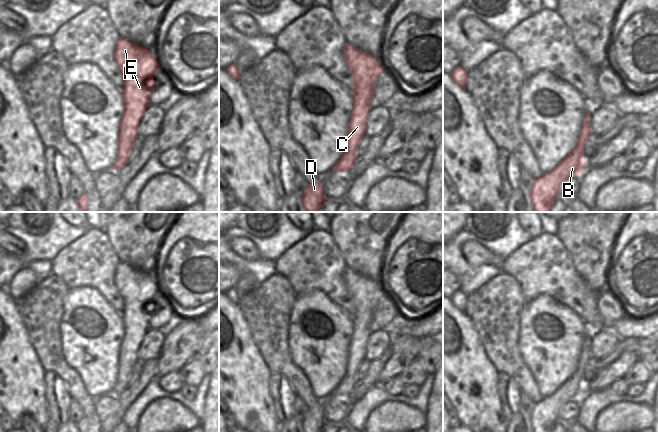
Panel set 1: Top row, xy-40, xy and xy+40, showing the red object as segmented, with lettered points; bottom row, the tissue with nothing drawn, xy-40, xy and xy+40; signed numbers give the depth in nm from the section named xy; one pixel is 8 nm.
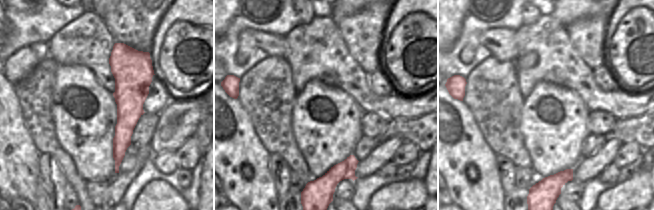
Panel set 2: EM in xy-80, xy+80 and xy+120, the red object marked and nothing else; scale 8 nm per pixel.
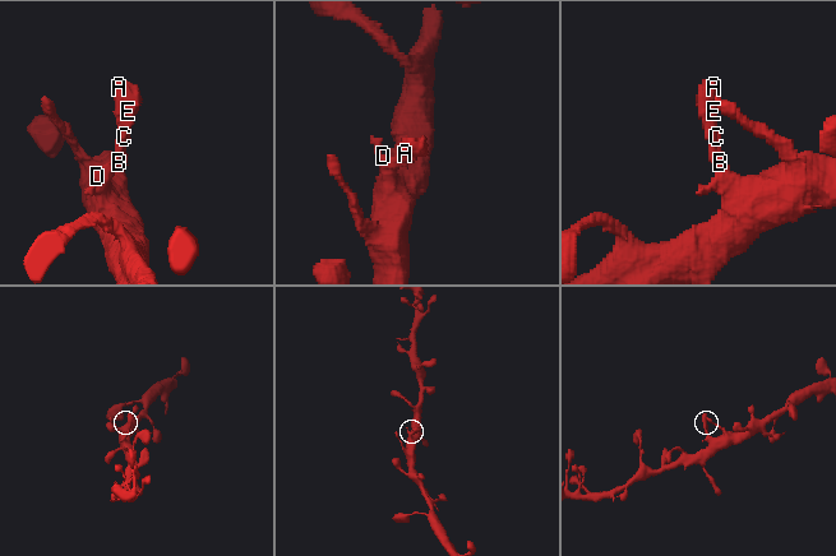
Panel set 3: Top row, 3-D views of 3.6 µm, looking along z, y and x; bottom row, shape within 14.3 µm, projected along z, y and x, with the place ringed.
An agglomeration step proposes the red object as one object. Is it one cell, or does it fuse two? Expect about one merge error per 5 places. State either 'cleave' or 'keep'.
keep

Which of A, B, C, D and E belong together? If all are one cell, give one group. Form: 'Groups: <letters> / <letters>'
Groups: A B C D E

